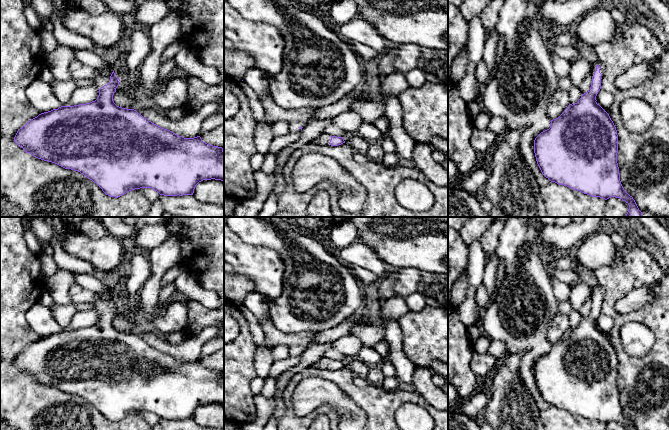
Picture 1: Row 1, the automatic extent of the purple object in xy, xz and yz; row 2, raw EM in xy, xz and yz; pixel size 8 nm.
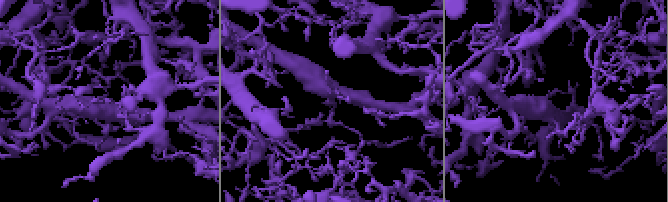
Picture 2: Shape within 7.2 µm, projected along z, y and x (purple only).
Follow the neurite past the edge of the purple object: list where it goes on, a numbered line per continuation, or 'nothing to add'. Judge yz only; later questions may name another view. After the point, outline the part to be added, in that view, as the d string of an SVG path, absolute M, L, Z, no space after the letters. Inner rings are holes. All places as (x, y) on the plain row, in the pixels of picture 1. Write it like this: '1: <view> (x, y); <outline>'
1: yz (600, 288); M597 286L597 287L594 287L594 288L592 288L592 295L591 295L591 300L593 300L594 299L594 296L596 295L596 290L597 289L599 289L600 291L601 291L601 293L600 293L600 297L602 298L602 300L601 300L601 305L602 305L602 302L603 302L603 296L604 296L604 290L603 290L603 288L601 287L601 286Z

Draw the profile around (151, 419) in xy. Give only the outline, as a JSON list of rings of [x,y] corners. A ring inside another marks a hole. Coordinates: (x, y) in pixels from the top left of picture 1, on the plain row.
[[[140,412],[138,415],[142,417],[151,427],[158,424],[160,421],[160,418],[151,412]]]

